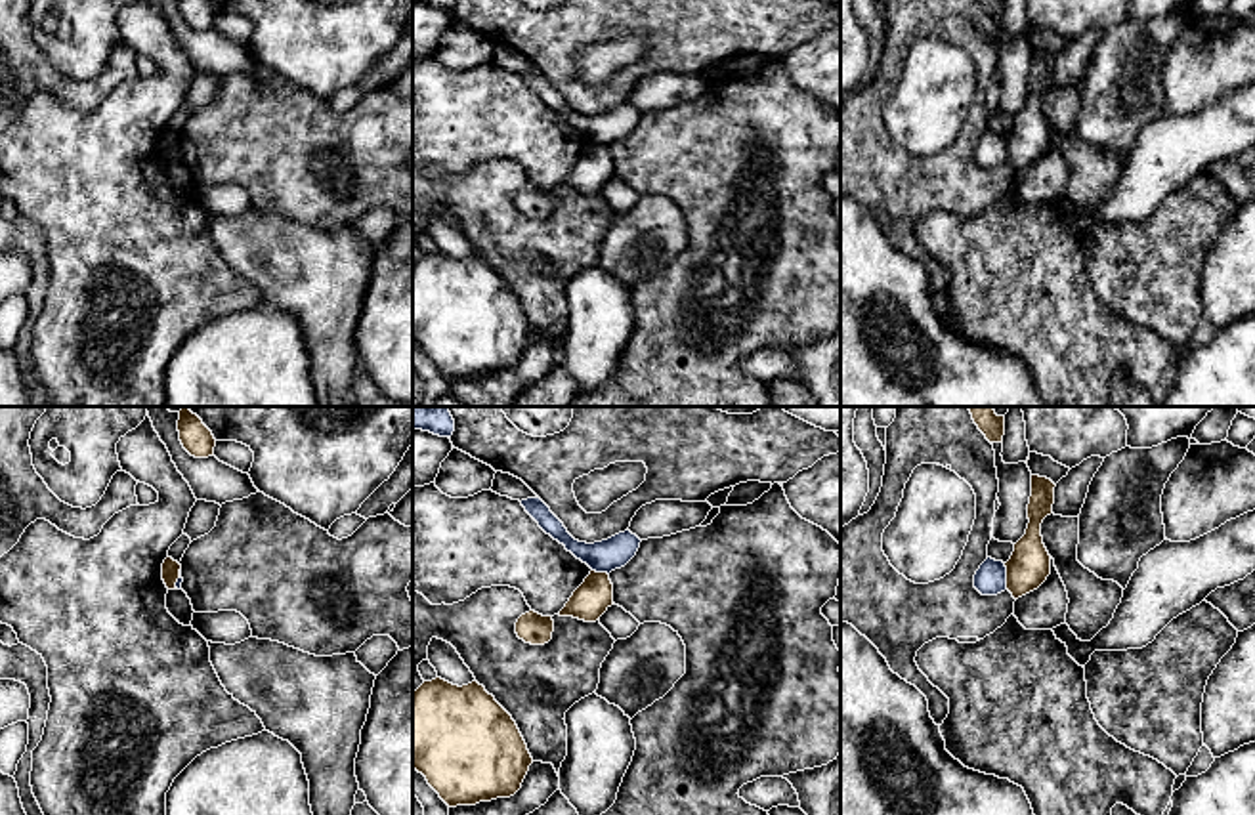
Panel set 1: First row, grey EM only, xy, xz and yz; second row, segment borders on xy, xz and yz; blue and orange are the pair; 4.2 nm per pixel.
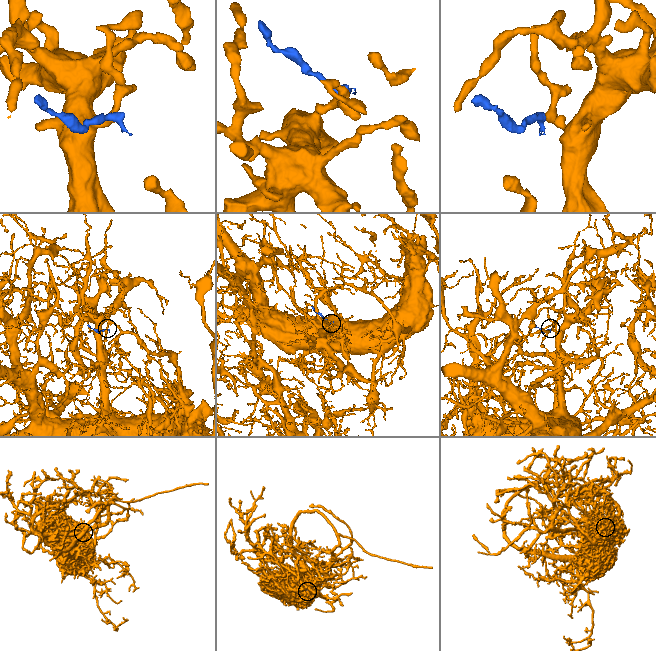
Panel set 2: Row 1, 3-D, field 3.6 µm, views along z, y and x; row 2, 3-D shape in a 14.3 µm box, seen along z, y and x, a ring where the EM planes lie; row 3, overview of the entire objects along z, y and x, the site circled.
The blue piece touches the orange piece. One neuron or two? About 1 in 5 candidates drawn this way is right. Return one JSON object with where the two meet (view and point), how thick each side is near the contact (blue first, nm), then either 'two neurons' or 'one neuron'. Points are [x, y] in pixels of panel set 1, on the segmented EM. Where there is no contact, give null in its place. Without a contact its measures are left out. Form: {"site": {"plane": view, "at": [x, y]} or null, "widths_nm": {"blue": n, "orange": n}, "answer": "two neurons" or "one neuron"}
{"site": {"plane": "yz", "at": [1005, 577]}, "widths_nm": {"blue": 140, "orange": 180}, "answer": "two neurons"}

